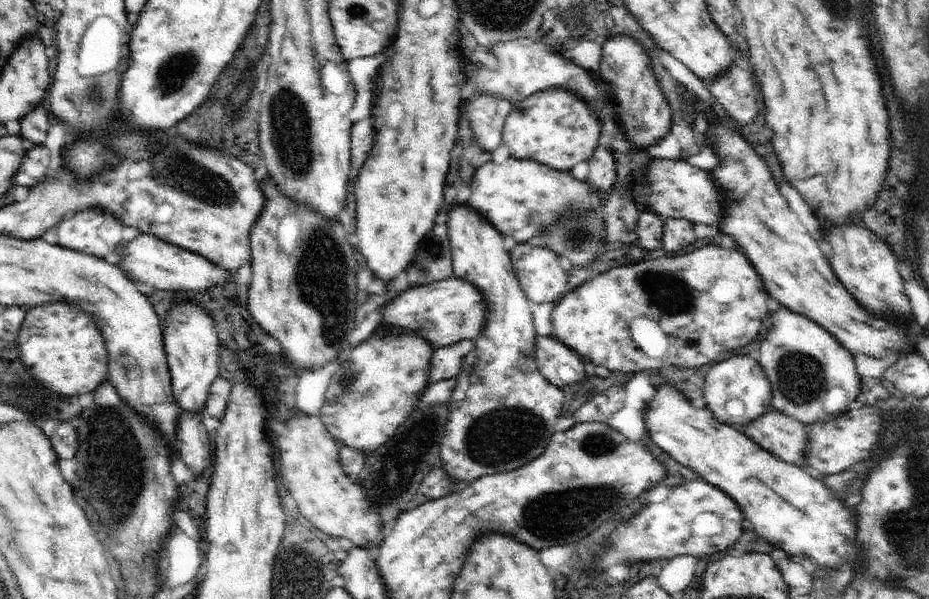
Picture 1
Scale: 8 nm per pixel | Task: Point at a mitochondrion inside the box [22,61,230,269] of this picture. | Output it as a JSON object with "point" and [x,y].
{"point":[95,95]}

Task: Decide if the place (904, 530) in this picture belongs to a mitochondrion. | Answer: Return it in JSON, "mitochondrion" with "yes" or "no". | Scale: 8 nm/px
{"mitochondrion":"yes"}

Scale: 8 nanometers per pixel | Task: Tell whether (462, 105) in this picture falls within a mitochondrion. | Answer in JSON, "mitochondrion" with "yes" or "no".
{"mitochondrion":"no"}

